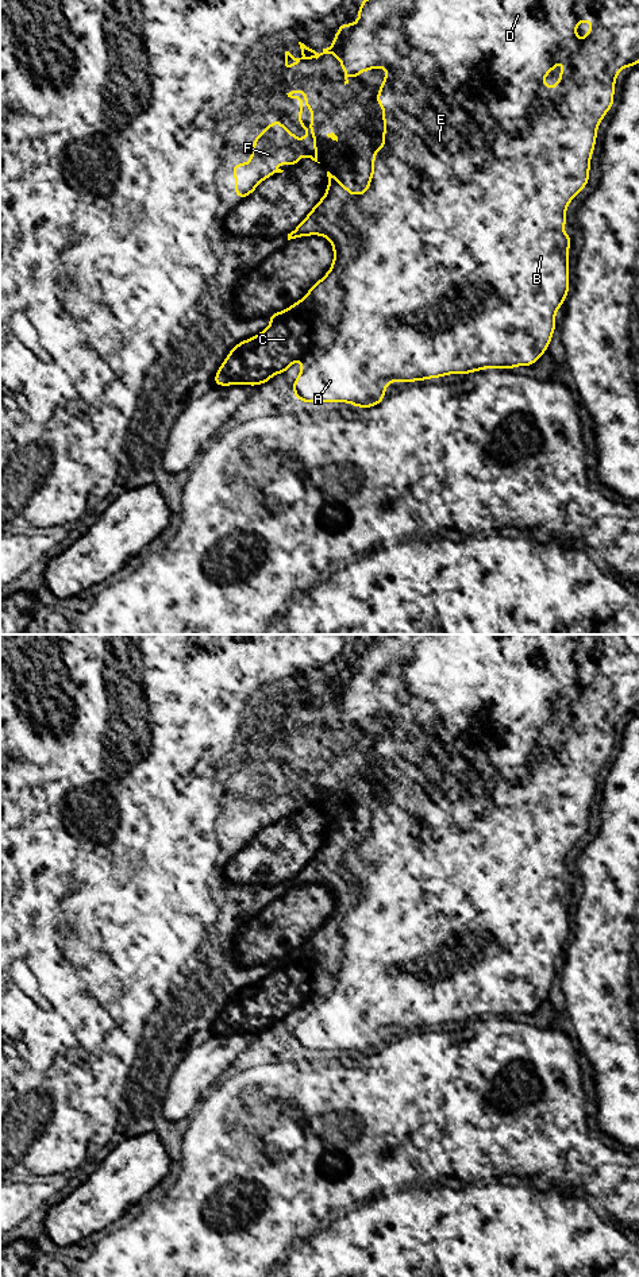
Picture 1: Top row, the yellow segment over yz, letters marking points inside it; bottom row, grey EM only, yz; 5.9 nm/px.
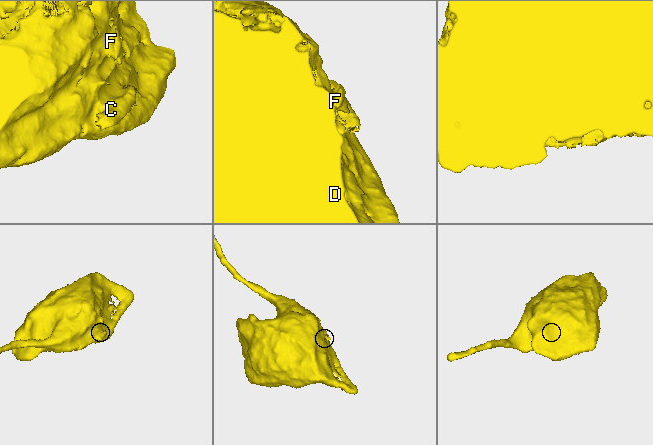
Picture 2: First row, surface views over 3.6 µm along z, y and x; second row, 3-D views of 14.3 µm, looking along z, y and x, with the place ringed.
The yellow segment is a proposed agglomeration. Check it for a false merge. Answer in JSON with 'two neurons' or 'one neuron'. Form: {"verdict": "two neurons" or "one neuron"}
{"verdict": "two neurons"}

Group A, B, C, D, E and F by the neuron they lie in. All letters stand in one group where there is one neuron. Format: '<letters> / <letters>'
A B D E F / C

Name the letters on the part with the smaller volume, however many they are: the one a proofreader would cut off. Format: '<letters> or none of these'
C

